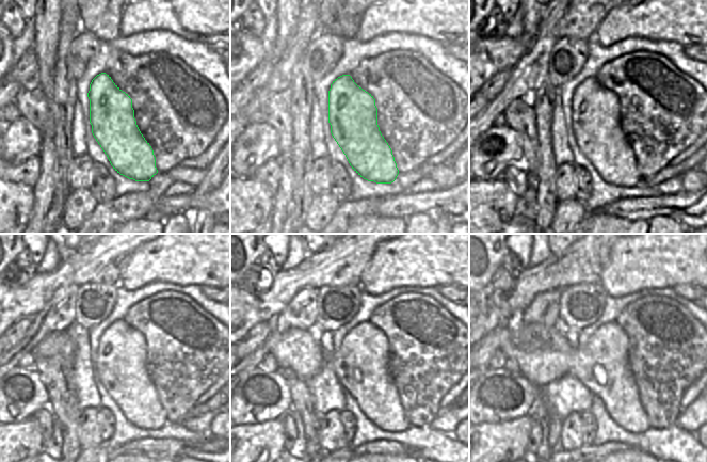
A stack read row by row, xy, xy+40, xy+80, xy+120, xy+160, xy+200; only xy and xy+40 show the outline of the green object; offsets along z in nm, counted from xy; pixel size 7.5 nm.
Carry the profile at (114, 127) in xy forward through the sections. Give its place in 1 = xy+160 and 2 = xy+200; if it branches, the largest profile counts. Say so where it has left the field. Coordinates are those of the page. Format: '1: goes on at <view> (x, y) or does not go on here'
1: goes on at xy+160 (360, 364)
2: goes on at xy+200 (543, 353)

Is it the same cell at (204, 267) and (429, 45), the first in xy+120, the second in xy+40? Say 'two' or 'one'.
two

